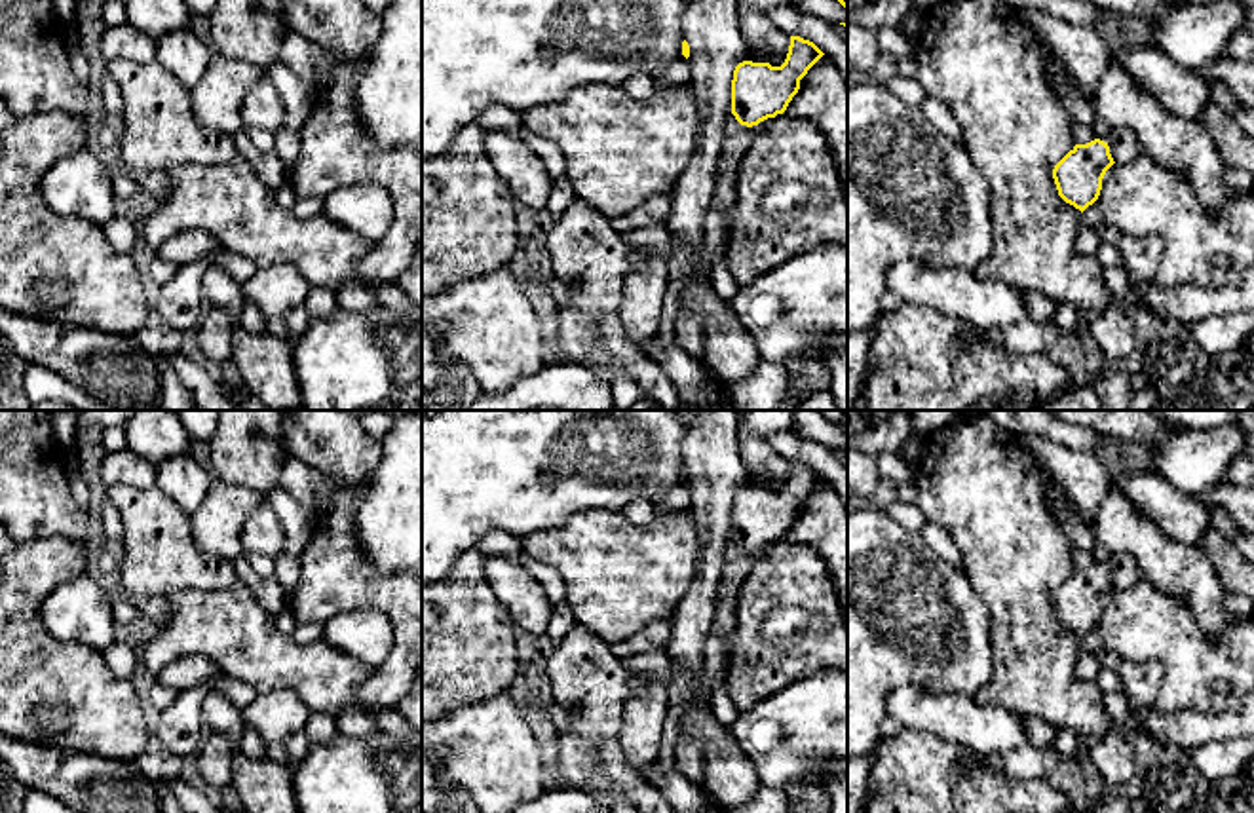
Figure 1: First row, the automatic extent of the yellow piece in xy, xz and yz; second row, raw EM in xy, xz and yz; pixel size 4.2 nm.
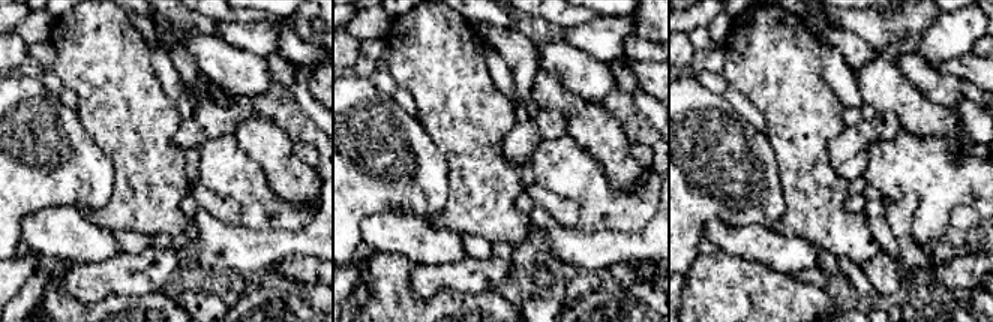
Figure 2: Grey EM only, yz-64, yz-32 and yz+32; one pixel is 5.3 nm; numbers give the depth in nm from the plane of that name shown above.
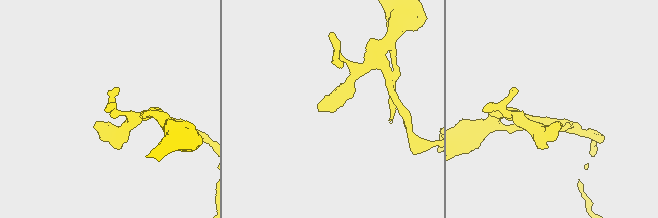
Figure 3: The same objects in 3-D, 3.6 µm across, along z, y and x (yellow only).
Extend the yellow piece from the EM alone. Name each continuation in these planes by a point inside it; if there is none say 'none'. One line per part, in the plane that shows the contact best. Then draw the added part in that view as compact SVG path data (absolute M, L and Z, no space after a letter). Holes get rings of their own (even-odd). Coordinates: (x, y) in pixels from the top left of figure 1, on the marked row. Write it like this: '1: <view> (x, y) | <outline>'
1: yz (1123, 145) | M1110 129L1100 141L1110 146L1115 163L1130 163L1142 154L1142 146L1130 129Z

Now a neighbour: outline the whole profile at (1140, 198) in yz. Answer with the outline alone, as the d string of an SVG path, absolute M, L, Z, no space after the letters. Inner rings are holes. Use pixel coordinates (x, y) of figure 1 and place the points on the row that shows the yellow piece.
M1142 152L1130 163L1113 163L1106 171L1096 201L1102 222L1130 237L1161 237L1163 253L1155 272L1161 287L1235 287L1254 262L1254 192L1229 188L1224 207L1206 211L1180 171L1161 167Z

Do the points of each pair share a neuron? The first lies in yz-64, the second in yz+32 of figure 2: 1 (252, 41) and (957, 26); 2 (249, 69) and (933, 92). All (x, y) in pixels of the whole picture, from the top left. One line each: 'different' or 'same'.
1: same
2: same

